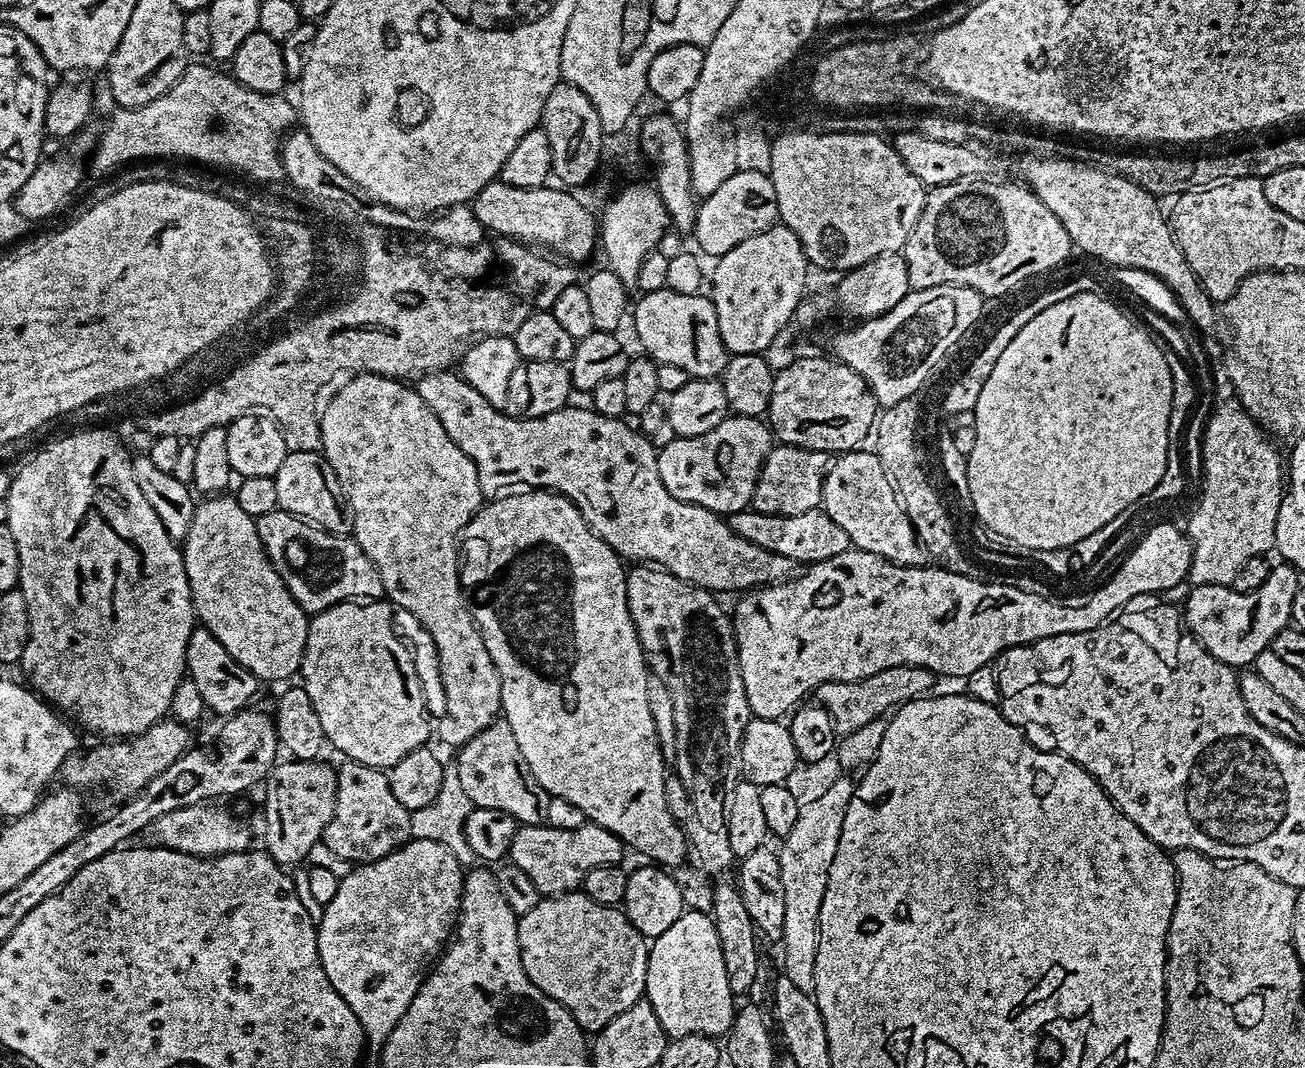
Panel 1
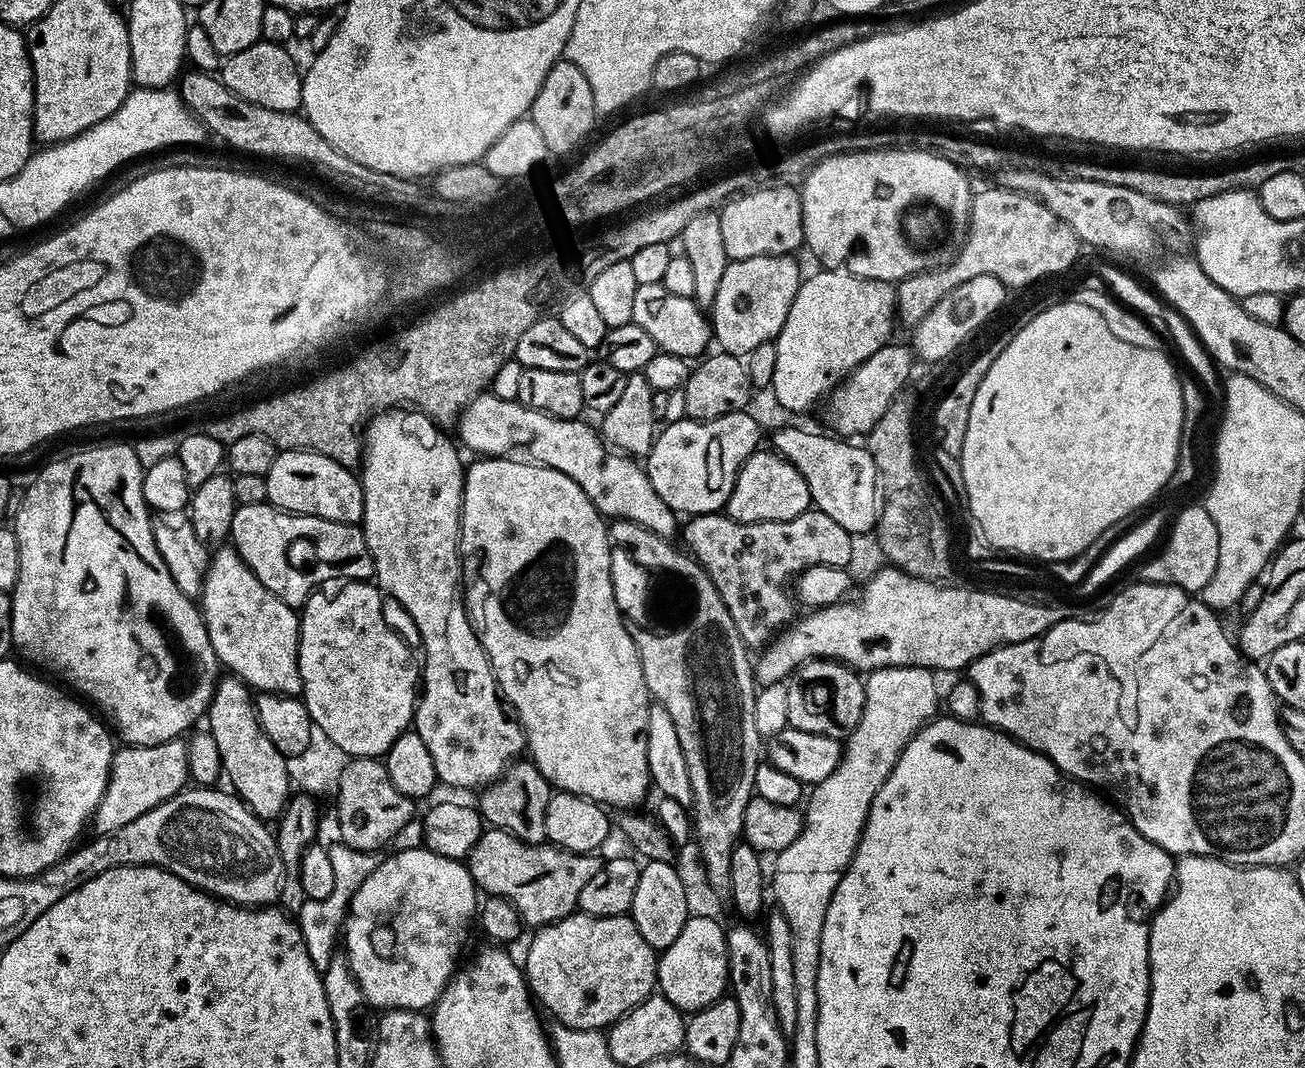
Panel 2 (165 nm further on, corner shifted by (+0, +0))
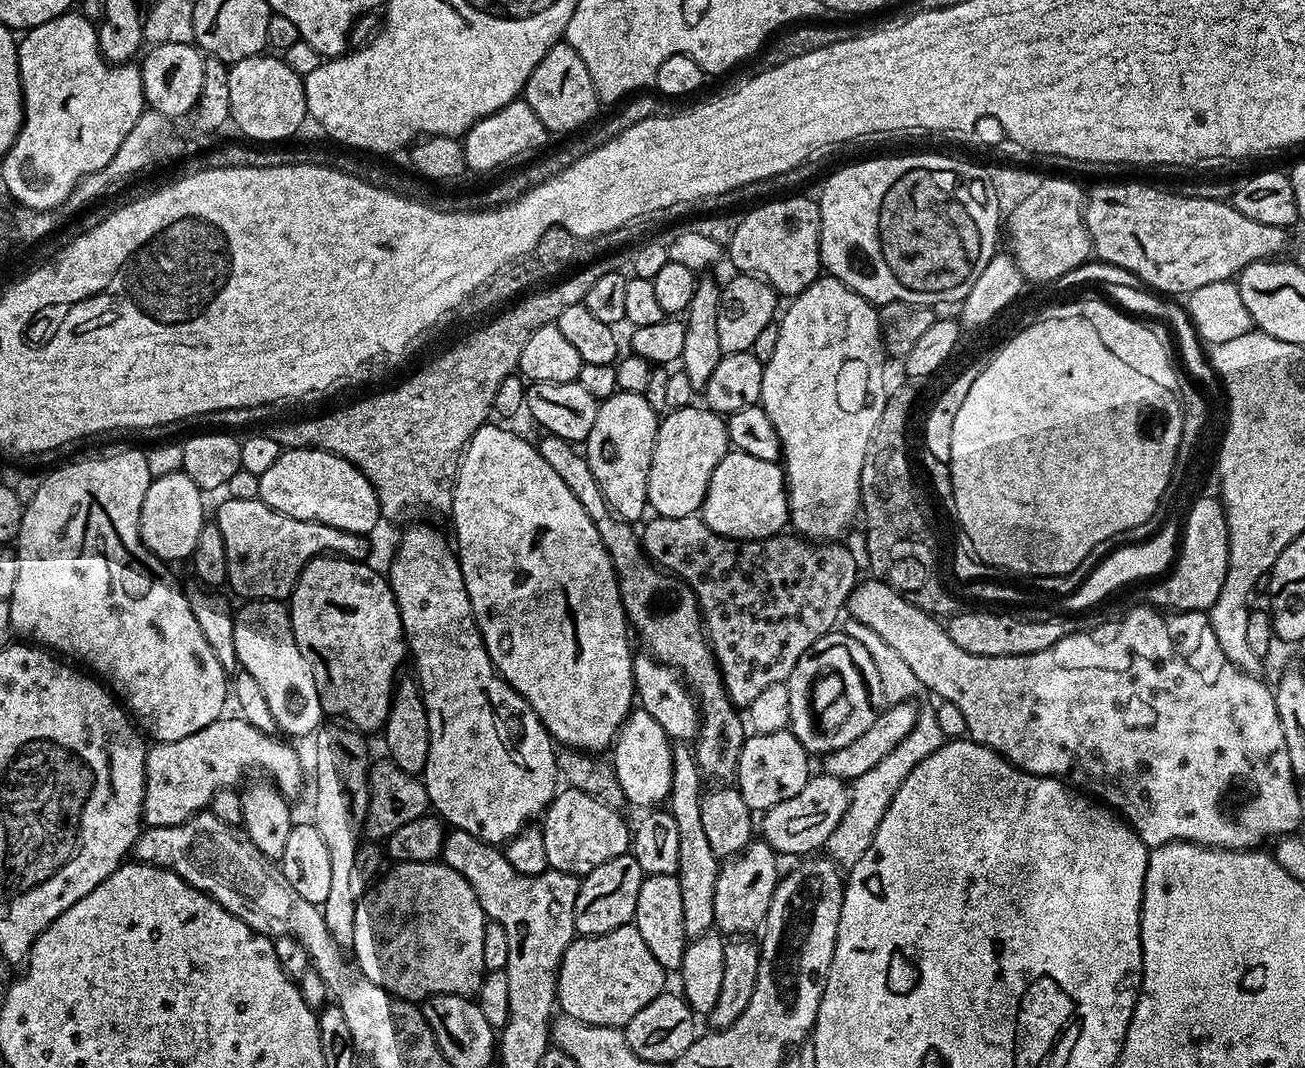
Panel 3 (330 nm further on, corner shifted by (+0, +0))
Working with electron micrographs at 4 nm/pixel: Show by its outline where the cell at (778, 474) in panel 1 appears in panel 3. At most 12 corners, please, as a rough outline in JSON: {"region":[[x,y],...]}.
{"region":[[730,450],[699,515],[719,536],[765,540],[789,527],[777,461]]}

